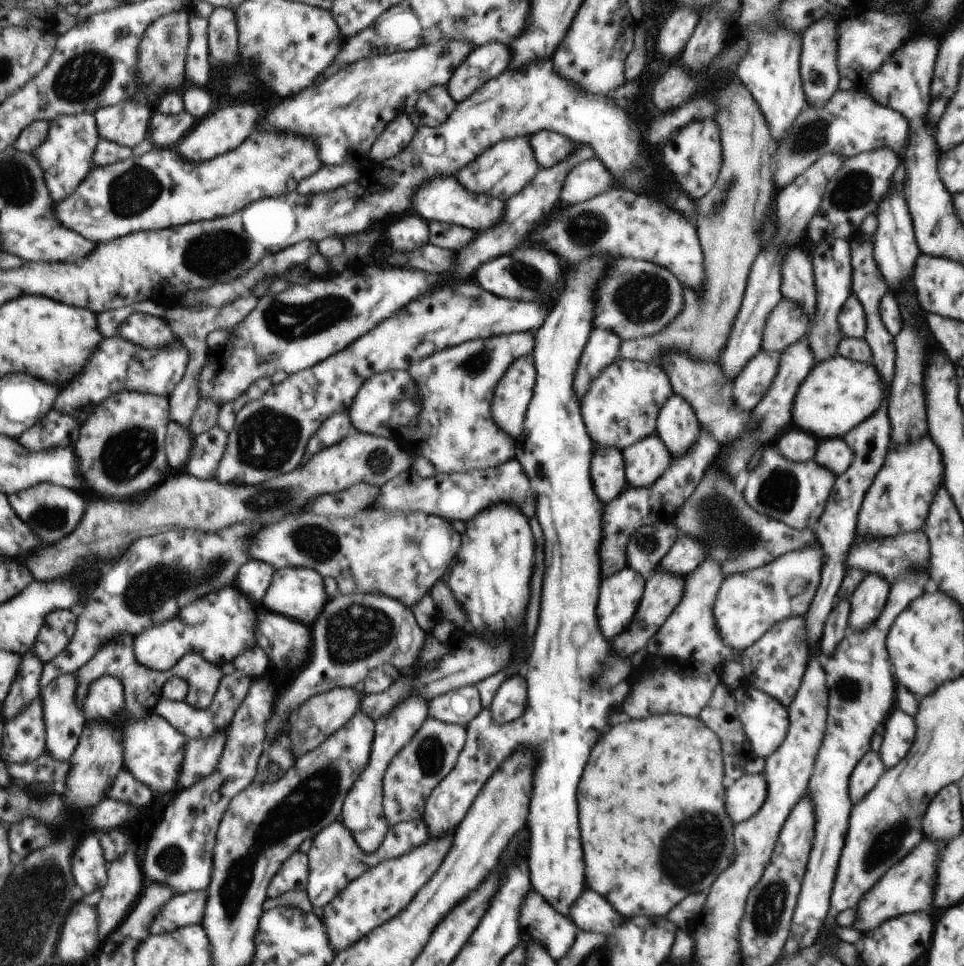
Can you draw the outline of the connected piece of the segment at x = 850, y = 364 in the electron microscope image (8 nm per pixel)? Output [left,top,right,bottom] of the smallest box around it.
[791,355,884,440]

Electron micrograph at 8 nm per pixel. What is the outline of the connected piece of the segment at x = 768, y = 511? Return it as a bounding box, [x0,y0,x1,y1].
[743,443,836,530]

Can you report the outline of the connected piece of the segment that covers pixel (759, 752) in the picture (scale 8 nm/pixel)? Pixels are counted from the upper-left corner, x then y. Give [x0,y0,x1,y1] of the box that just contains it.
[737,681,789,759]

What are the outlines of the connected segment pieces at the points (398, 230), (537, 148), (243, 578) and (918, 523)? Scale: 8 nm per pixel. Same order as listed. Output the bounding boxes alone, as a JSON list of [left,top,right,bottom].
[[388,216,428,252],[530,132,572,168],[238,559,274,600],[858,436,944,540]]

